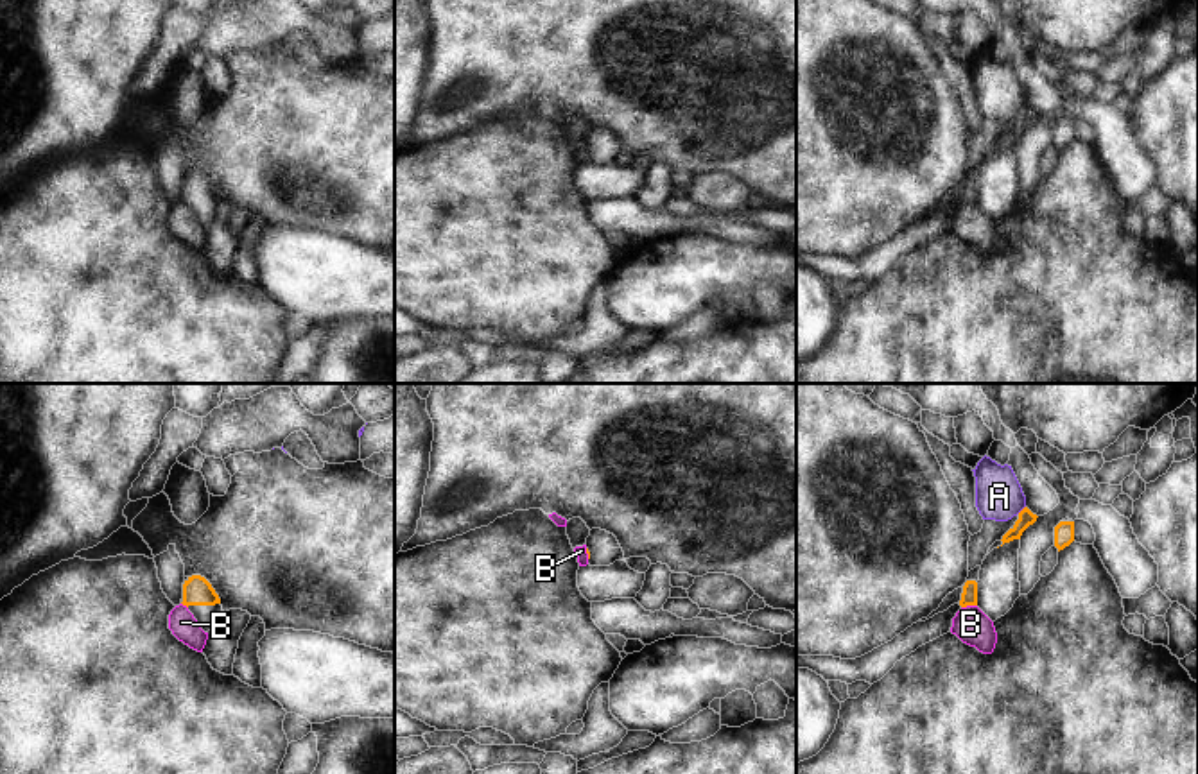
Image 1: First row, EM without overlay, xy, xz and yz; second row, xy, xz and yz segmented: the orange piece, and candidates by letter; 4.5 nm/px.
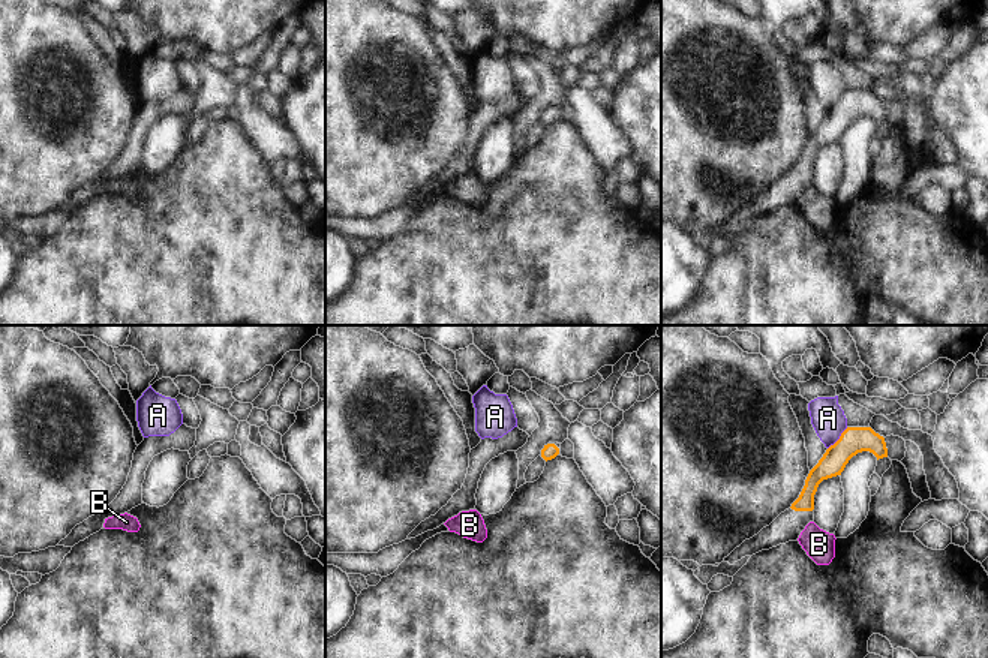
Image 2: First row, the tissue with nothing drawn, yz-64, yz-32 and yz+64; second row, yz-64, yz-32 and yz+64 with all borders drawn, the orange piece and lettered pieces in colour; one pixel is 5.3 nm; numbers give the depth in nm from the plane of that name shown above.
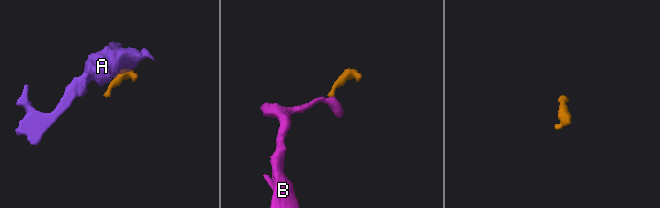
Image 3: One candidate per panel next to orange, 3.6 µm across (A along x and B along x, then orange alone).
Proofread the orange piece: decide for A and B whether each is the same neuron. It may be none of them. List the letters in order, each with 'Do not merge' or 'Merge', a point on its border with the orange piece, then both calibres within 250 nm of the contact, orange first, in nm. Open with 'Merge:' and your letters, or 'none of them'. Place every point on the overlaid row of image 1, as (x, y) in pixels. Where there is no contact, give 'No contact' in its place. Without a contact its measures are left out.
Merge: none of them
A: Do not merge. Touches orange at yz (1023, 509). Thickness 70 nm (orange) against 220 nm
B: Do not merge. Touches orange at yz (969, 604). Thickness 80 nm (orange) against 160 nm

